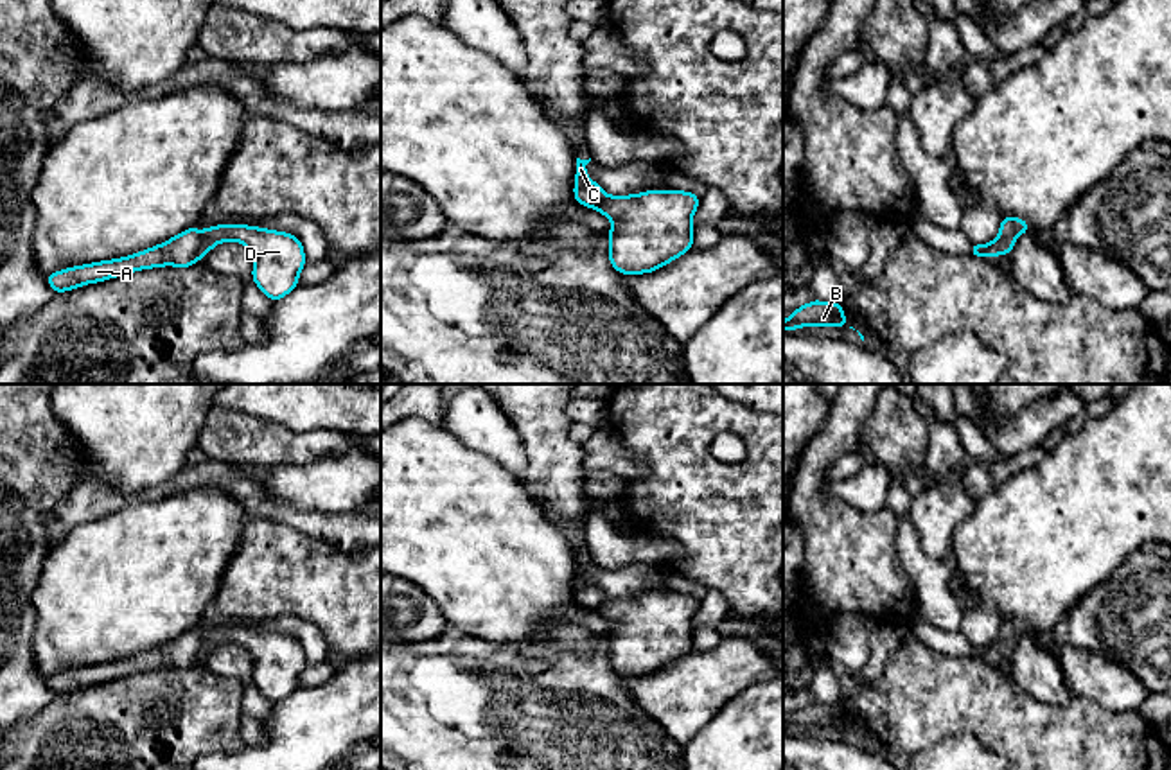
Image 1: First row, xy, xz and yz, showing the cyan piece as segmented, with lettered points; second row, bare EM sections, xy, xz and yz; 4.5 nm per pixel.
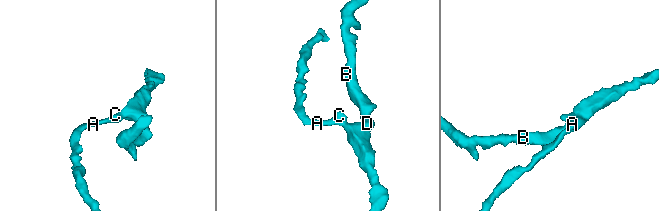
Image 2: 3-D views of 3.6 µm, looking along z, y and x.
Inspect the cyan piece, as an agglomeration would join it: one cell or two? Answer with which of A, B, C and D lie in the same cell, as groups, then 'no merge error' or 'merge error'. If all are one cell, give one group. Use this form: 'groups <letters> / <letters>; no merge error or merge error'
groups A C / B D; merge error

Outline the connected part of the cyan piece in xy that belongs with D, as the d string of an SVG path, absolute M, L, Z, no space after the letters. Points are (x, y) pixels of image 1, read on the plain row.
M246 626L208 628L199 635L199 661L225 643L244 646L255 662L251 675L253 684L273 704L298 687L298 677L305 668L305 655L302 644L295 637Z

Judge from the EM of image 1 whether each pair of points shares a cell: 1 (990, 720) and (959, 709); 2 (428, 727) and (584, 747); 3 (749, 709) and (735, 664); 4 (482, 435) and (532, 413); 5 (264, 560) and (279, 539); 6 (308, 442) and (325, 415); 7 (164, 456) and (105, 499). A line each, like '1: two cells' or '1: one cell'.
1: one cell
2: one cell
3: two cells
4: two cells
5: one cell
6: two cells
7: two cells

